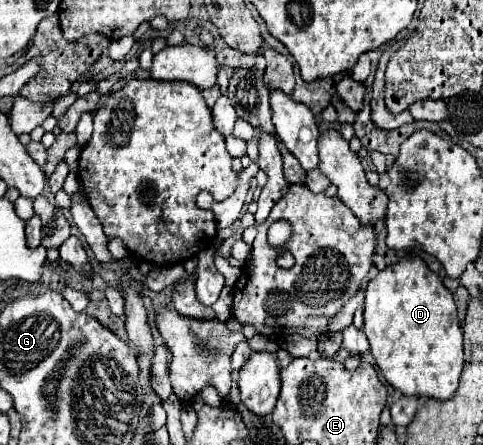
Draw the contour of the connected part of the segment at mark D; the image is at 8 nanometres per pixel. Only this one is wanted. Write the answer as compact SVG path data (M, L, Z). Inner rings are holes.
M404 257L366 285L364 333L384 379L402 395L450 399L464 369L462 327L452 293L420 257Z

